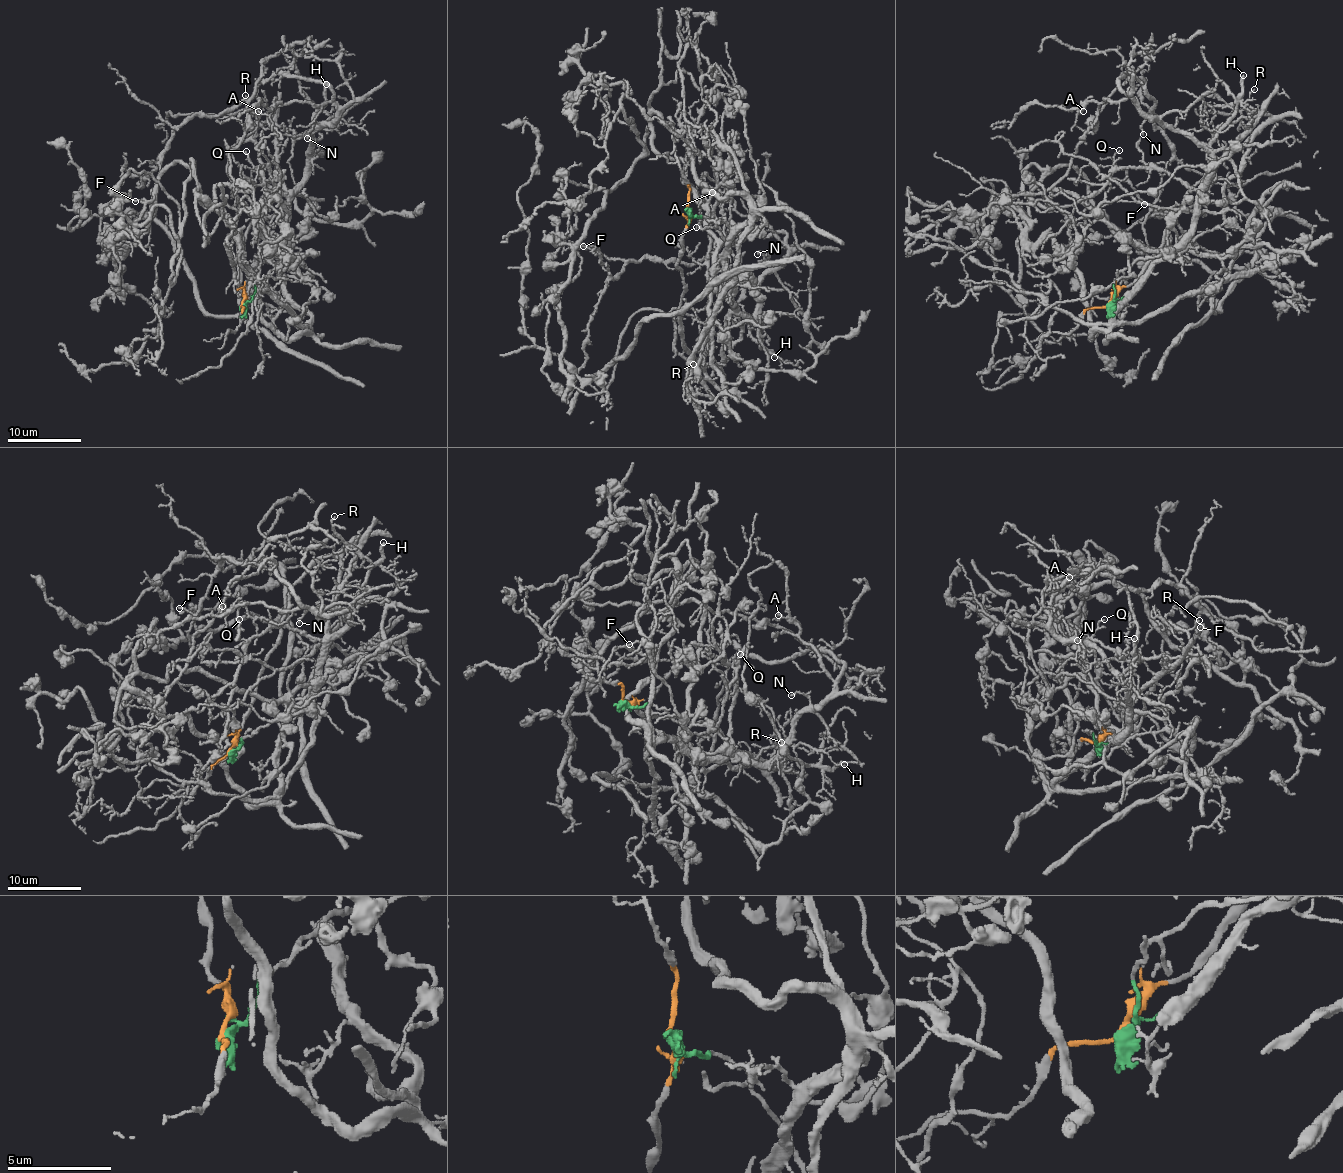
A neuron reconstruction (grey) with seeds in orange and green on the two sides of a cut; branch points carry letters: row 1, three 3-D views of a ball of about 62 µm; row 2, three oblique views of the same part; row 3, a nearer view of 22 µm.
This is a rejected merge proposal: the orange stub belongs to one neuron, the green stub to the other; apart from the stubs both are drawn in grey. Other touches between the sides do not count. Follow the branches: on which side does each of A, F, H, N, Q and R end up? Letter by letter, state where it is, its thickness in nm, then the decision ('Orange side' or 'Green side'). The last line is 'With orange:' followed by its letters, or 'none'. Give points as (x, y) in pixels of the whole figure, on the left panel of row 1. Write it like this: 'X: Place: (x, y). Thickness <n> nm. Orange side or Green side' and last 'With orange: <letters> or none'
A: Place: (258, 111). Thickness 110 nm. Green side
F: Place: (135, 201). Thickness 130 nm. Green side
H: Place: (326, 84). Thickness 240 nm. Green side
N: Place: (307, 138). Thickness 130 nm. Green side
Q: Place: (246, 151). Thickness 110 nm. Green side
R: Place: (245, 95). Thickness 110 nm. Green side
With orange: none

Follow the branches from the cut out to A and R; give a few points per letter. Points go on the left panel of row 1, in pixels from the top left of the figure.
A: (243, 306), (258, 284), (293, 258), (287, 194), (301, 182), (308, 136), (337, 116), (331, 103), (258, 110)
R: (243, 306), (258, 284), (293, 258), (288, 253), (278, 137), (262, 126), (245, 95)

